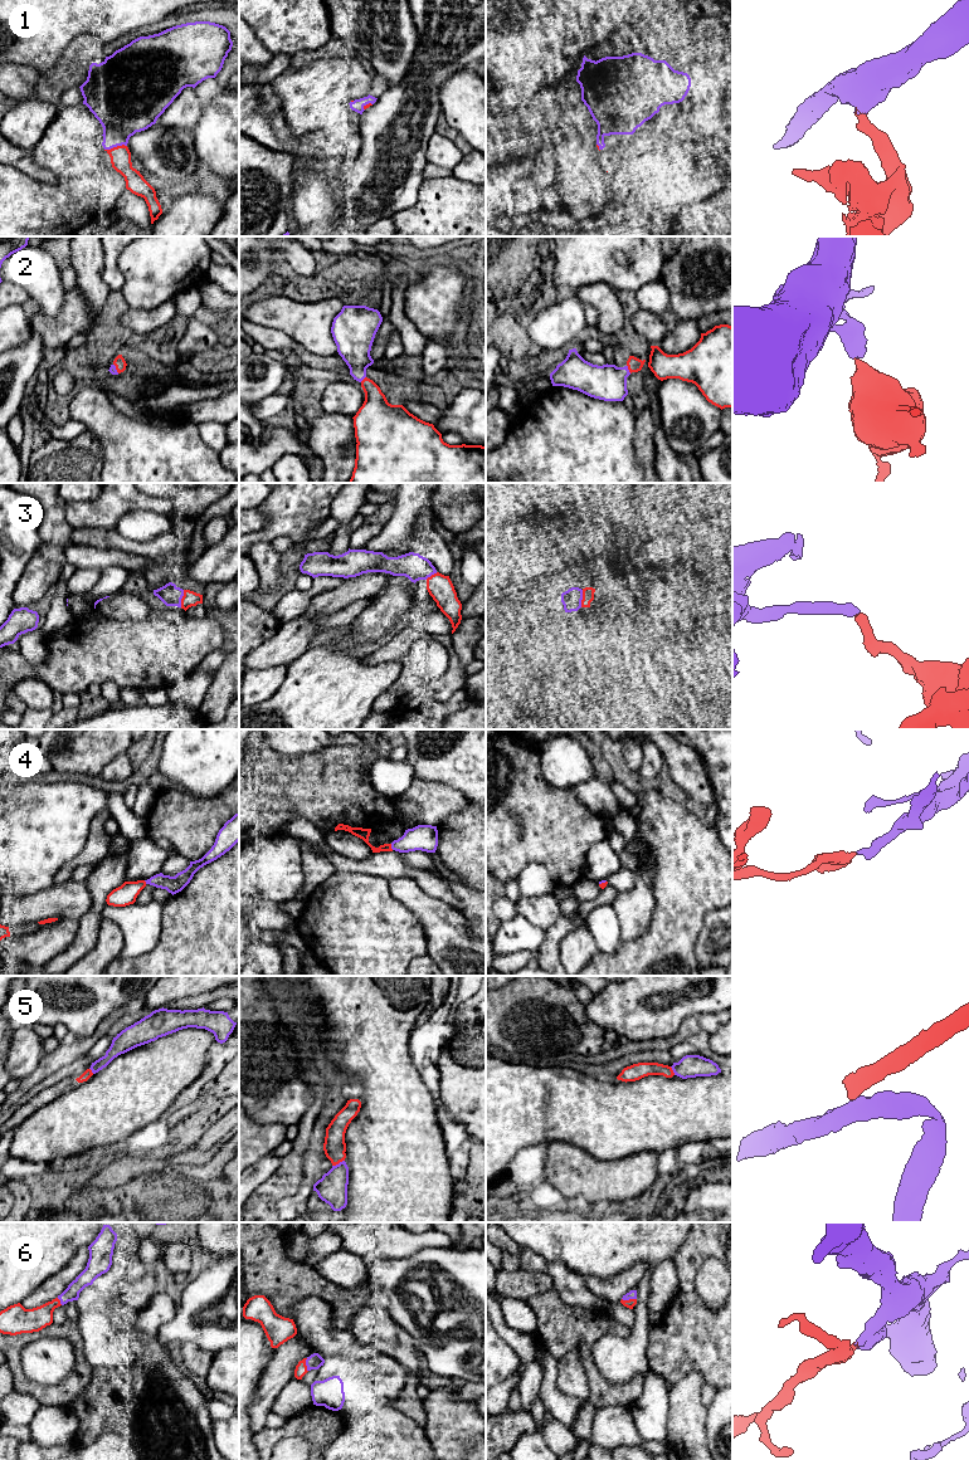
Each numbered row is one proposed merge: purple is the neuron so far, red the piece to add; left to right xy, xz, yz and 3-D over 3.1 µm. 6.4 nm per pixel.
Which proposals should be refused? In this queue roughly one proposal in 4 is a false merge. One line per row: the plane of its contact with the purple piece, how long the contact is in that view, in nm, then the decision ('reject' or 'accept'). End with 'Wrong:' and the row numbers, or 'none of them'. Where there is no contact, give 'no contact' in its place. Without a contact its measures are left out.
1: contact in xy; length 150 nm; accept
2: contact in yz; length 60 nm; accept
3: contact in xy; length 110 nm; accept
4: contact in xz; length 40 nm; accept
5: contact in xz; length 90 nm; reject
6: contact in yz; length 100 nm; accept
Wrong: 5

